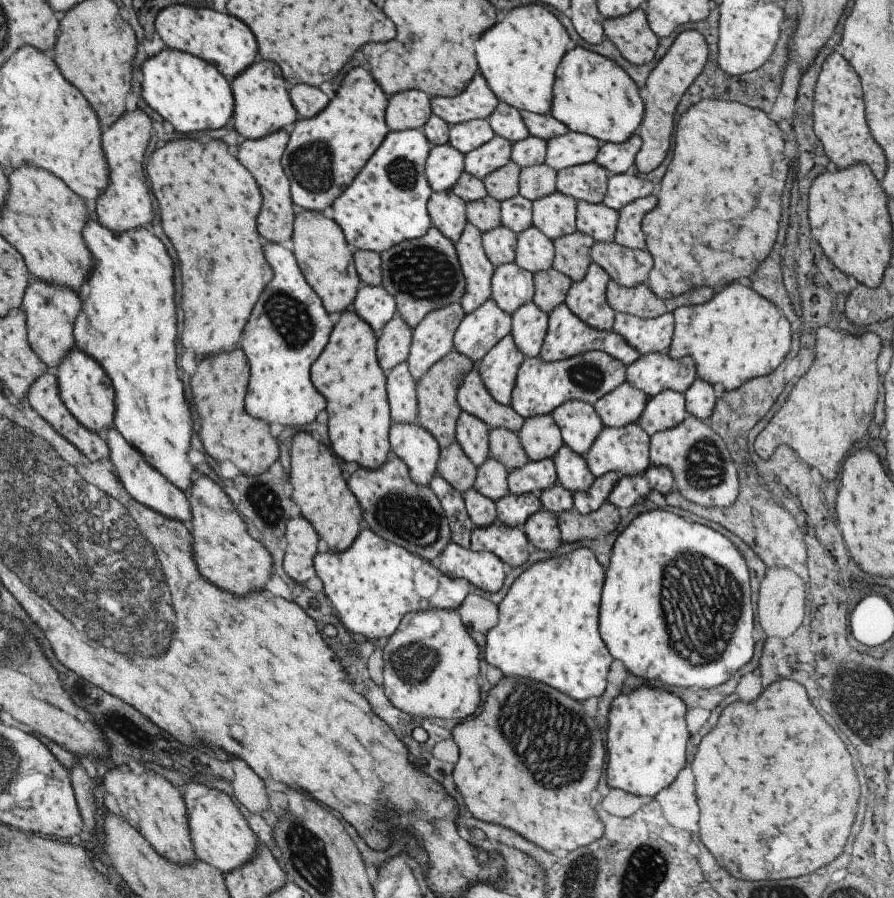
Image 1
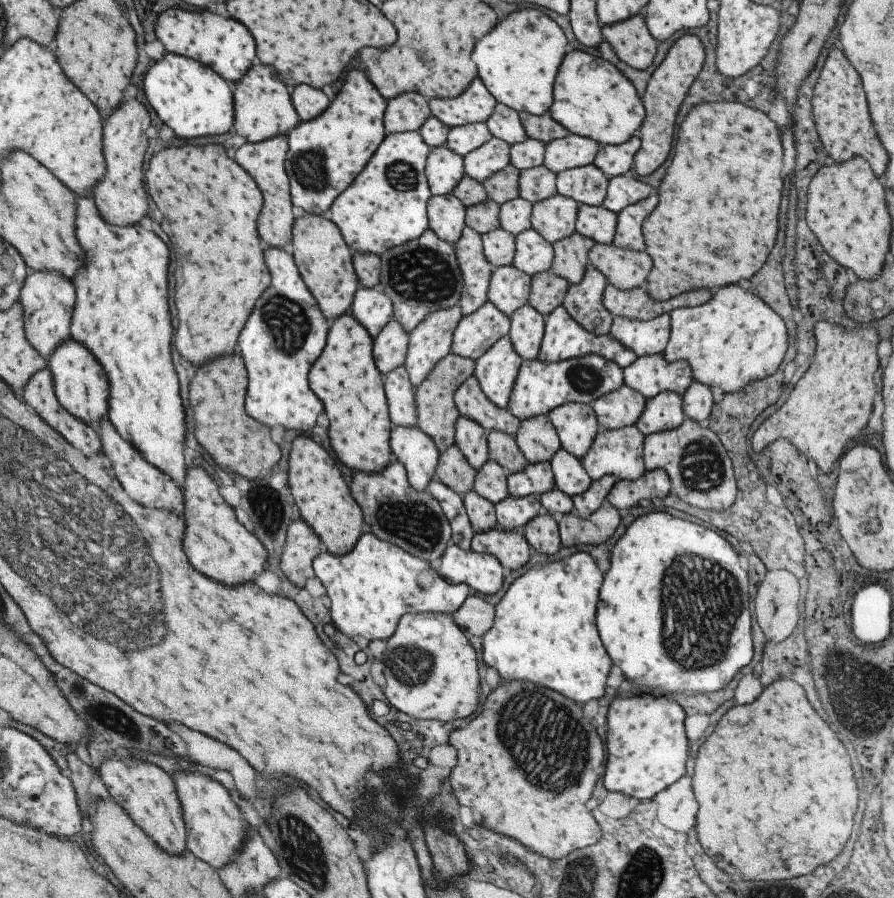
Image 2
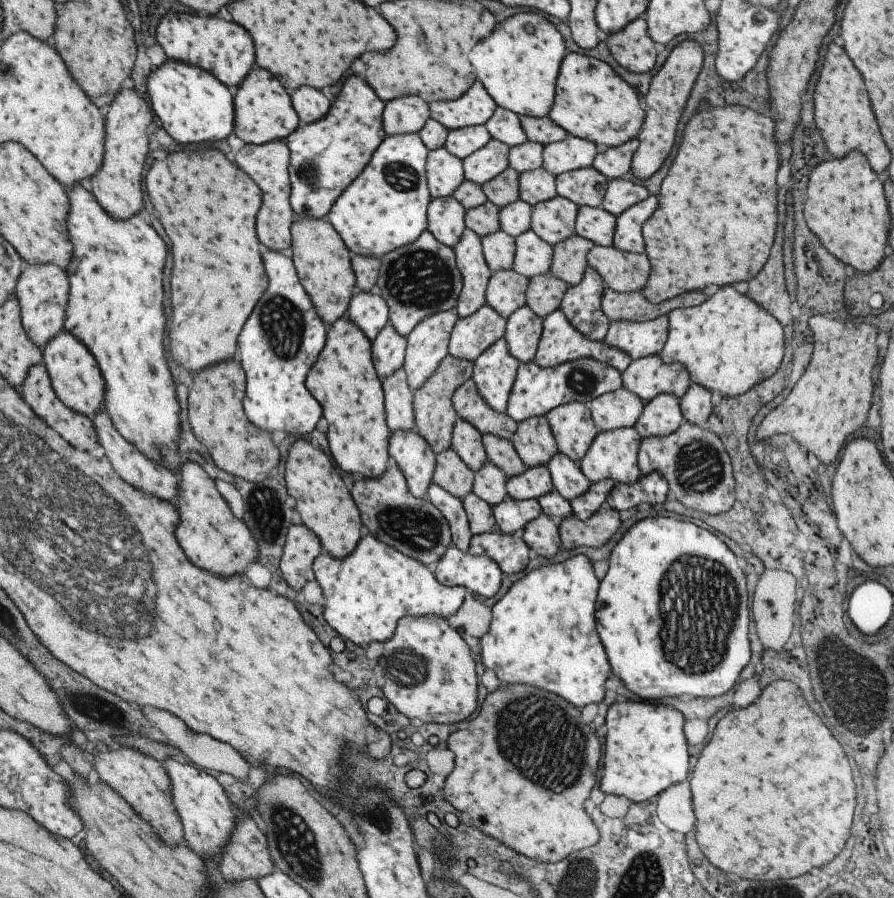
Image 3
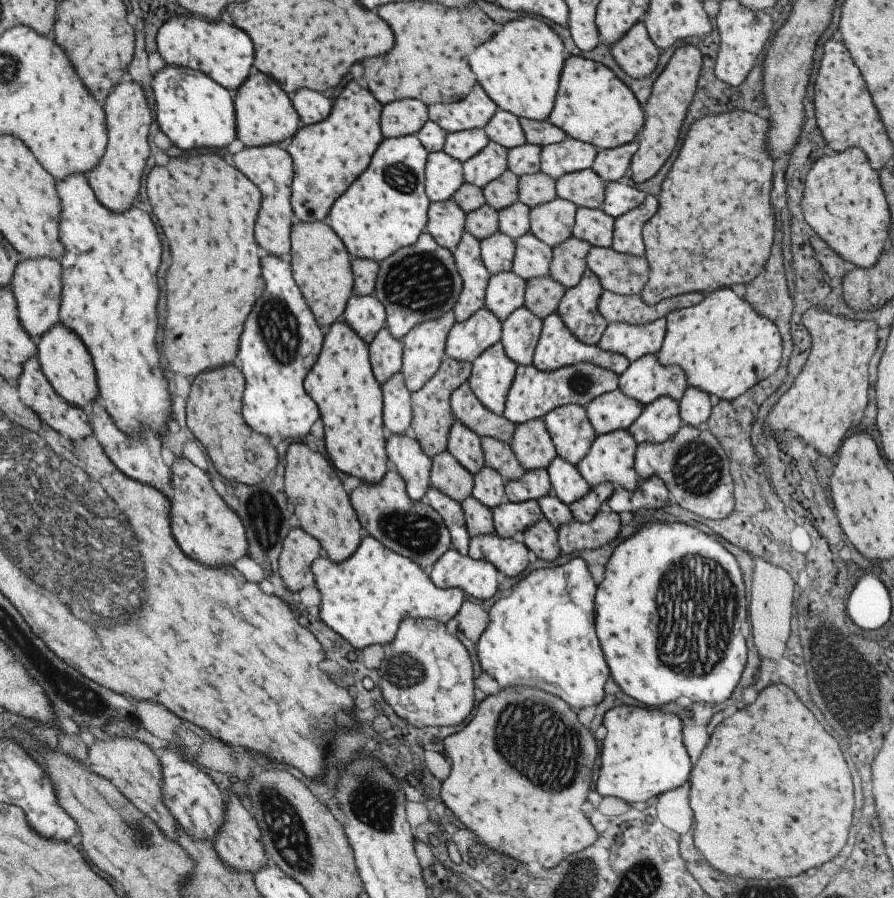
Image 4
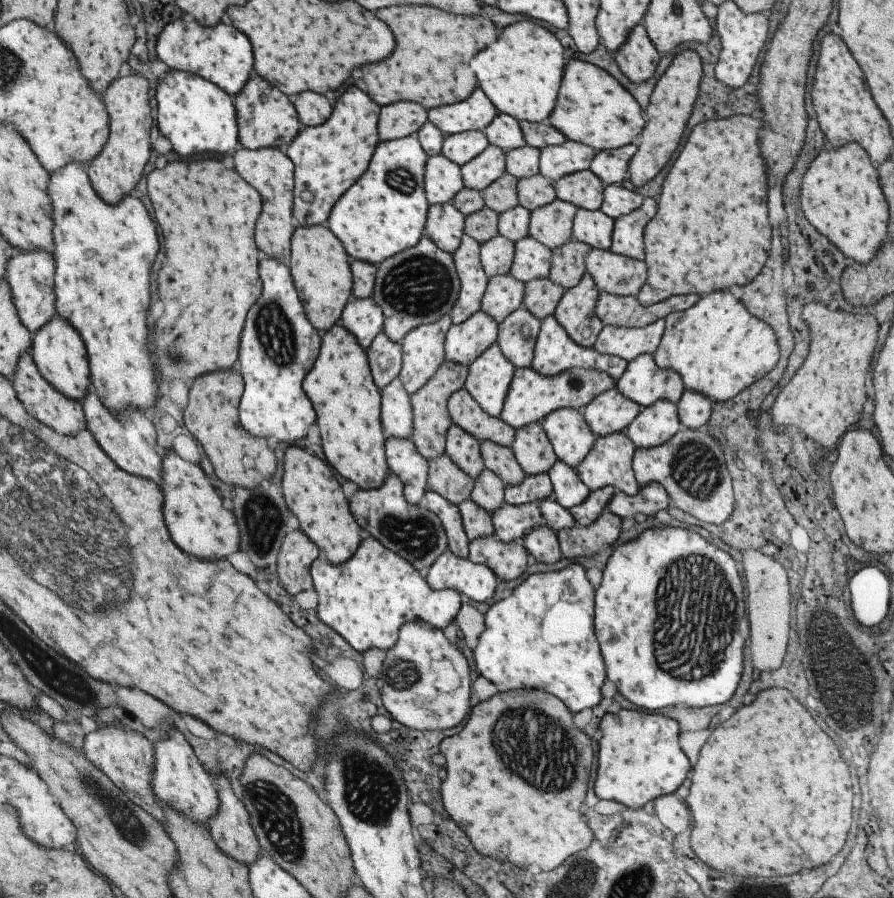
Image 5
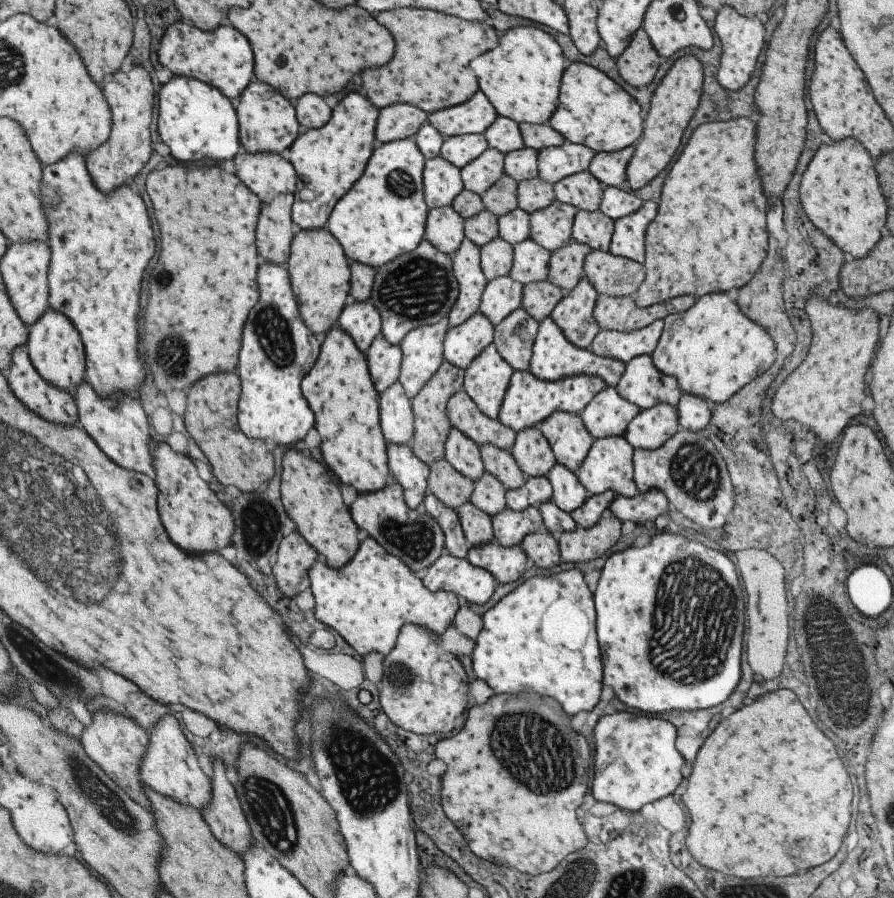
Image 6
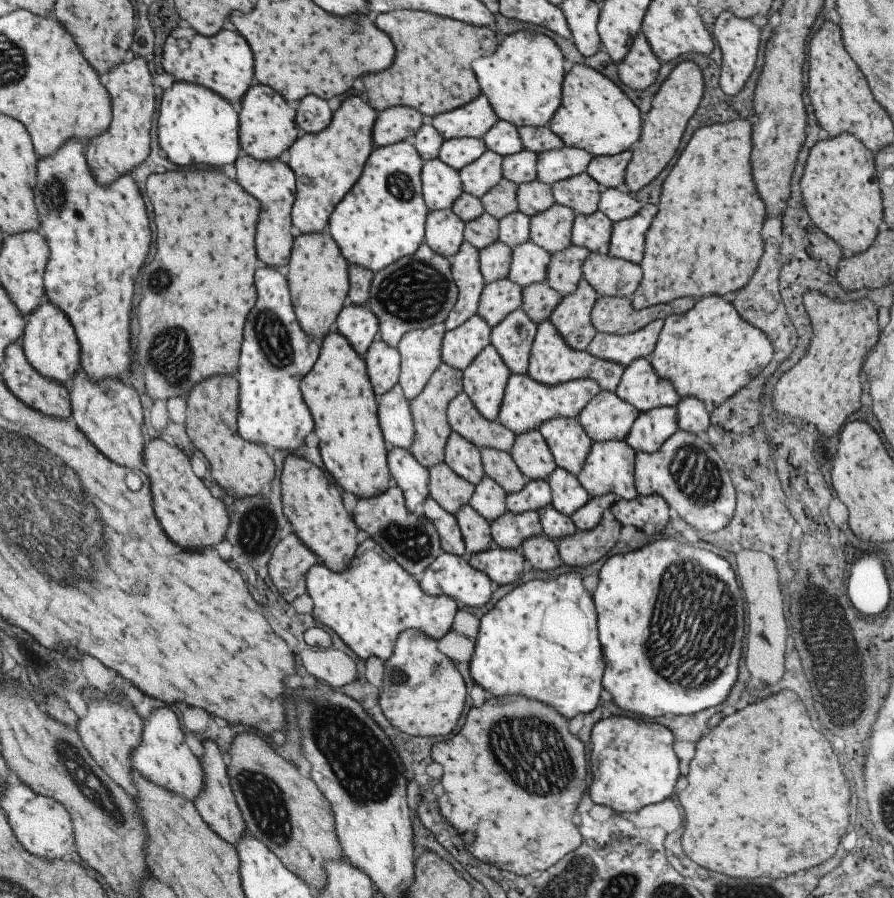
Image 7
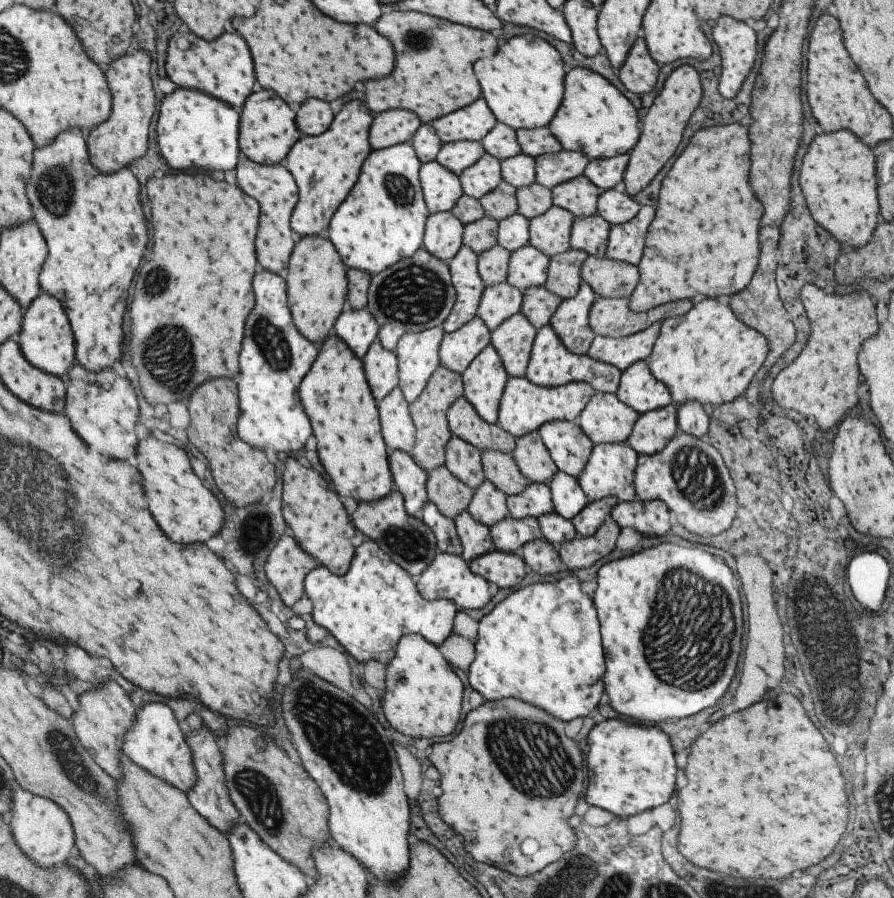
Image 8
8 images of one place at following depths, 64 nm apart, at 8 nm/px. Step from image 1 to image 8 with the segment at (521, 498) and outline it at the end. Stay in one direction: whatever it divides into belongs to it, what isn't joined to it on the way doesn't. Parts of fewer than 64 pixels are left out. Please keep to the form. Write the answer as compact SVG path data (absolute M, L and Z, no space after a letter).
M510 516L488 527L491 542L501 552L518 551L523 544L539 539L540 526L535 518L512 519Z

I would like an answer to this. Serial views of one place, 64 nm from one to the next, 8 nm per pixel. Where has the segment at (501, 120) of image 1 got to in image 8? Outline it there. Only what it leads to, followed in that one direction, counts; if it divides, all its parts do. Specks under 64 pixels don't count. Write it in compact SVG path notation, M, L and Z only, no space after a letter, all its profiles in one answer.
M499 122L494 124L480 142L484 152L491 154L499 161L521 153L521 148L516 140L516 131Z

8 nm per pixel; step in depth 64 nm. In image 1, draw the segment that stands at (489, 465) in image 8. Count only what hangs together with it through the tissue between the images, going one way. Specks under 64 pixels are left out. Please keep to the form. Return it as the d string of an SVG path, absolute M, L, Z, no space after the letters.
M503 428L488 429L488 458L500 462L507 472L521 468L528 461L517 434Z

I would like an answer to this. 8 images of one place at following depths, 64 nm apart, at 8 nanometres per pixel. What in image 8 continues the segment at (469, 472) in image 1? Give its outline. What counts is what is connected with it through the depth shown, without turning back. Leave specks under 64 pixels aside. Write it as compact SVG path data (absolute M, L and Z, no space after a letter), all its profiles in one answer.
M444 464L427 473L427 501L435 504L435 508L447 518L453 519L456 514L466 510L473 493L469 486L451 476Z

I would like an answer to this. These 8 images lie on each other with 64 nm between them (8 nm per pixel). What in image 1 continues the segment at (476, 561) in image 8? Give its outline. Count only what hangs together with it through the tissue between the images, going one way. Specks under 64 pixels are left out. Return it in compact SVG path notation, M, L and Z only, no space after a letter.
M494 521L489 526L471 530L468 548L494 554L507 569L525 564L527 560L527 538L519 526L507 526Z

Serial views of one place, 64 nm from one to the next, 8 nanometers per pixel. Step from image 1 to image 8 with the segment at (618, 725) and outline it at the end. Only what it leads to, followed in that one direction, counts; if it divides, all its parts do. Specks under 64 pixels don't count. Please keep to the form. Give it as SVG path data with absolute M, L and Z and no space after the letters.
M611 718L595 723L587 732L587 792L585 802L607 810L614 817L627 818L661 806L673 794L674 750L667 734L657 726L645 727Z

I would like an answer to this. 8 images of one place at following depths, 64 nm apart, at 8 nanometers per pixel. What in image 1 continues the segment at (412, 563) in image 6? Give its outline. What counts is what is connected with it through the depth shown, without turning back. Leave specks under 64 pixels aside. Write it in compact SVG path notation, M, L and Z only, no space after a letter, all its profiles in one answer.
M397 456L387 458L375 470L357 467L346 483L359 502L362 519L379 538L426 561L433 560L450 542L449 525L438 498L429 486L411 482L407 467Z

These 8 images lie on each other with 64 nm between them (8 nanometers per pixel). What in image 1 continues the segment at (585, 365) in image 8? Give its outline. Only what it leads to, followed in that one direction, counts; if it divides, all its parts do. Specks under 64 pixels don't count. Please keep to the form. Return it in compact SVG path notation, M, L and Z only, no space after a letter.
M564 302L548 313L544 342L538 354L543 361L561 361L591 350L601 350L601 352L609 354L611 358L617 358L625 367L635 362L640 355L637 350L627 345L627 342L612 330L589 328L585 322L581 322L577 316L574 316Z

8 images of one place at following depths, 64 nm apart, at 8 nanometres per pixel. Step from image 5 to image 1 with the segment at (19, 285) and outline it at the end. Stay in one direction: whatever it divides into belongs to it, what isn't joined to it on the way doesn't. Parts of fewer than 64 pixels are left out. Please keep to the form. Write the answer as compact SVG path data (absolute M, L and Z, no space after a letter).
M33 279L27 284L21 301L26 320L26 339L37 358L44 362L50 371L57 368L61 358L75 347L73 340L73 318L79 312L79 300L73 290L63 286L49 286L47 282Z

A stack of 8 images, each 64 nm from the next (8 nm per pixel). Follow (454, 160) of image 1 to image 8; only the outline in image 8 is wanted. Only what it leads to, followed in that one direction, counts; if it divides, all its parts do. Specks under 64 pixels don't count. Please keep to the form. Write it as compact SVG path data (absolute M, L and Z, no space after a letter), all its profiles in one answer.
M435 160L421 164L418 179L428 214L449 211L463 193L458 176Z

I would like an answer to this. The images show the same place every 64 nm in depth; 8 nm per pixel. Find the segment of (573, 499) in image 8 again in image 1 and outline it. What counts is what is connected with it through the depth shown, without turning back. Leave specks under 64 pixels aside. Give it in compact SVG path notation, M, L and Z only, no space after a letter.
M561 445L551 459L556 472L556 482L565 487L565 490L577 493L591 486L594 476L589 472L584 457Z

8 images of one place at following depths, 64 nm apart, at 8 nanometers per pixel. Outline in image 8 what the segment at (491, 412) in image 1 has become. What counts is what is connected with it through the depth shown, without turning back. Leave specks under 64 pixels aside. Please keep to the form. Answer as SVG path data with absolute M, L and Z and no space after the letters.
M463 396L449 406L446 421L451 436L469 442L479 451L495 449L511 454L514 448L515 438L496 423L485 422Z

